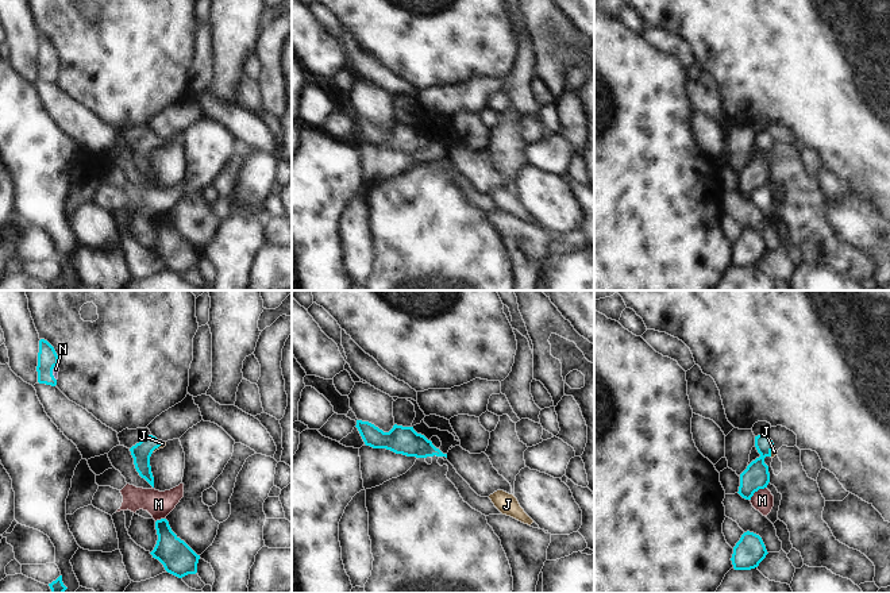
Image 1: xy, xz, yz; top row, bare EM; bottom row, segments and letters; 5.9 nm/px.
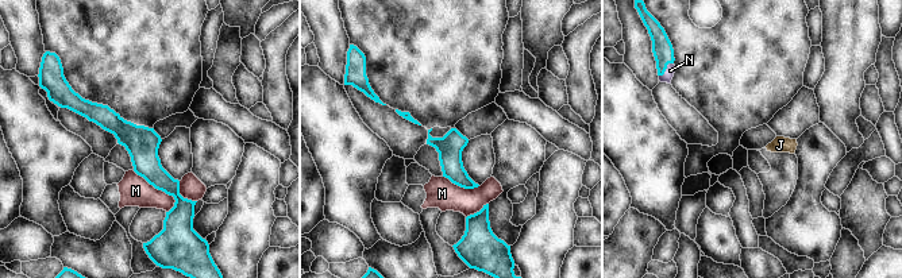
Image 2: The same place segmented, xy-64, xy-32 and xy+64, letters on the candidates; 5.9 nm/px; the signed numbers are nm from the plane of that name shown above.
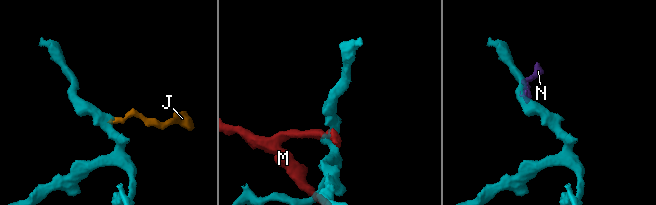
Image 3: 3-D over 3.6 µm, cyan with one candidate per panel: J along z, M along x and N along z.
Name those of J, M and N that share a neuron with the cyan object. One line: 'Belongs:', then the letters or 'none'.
Belongs: J, N.

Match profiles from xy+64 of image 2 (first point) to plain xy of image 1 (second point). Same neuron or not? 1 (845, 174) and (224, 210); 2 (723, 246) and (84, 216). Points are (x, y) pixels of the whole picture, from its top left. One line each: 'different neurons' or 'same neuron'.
1: same neuron
2: same neuron

